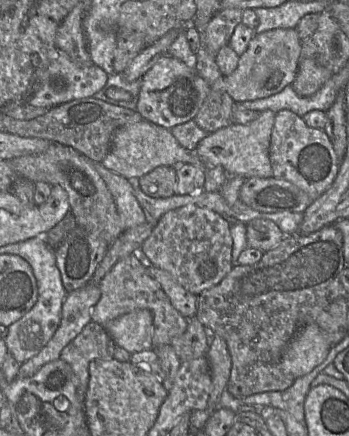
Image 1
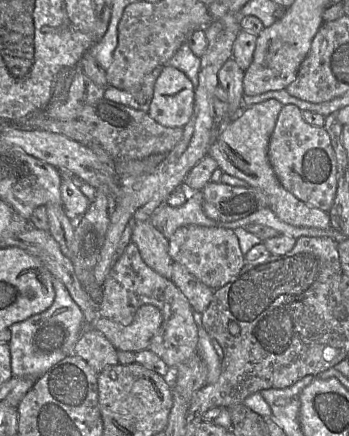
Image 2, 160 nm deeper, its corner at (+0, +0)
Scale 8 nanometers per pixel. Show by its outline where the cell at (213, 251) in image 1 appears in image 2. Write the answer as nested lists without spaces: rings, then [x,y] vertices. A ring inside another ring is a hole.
[[[186,225],[178,228],[169,238],[169,255],[214,290],[229,283],[246,263],[235,232],[223,227]]]

